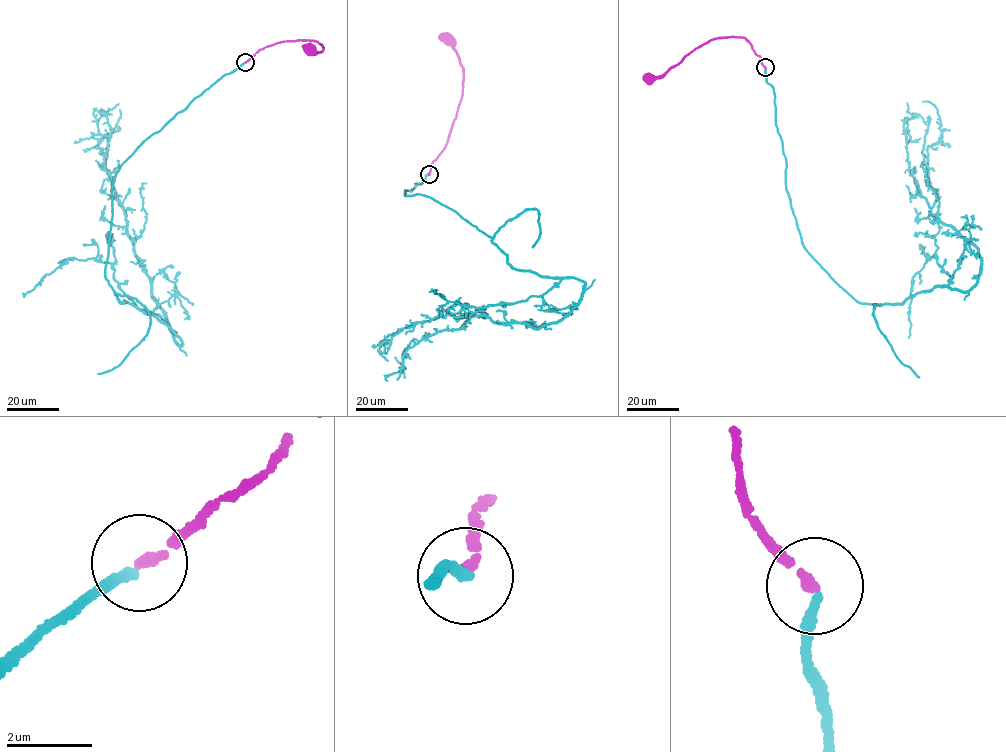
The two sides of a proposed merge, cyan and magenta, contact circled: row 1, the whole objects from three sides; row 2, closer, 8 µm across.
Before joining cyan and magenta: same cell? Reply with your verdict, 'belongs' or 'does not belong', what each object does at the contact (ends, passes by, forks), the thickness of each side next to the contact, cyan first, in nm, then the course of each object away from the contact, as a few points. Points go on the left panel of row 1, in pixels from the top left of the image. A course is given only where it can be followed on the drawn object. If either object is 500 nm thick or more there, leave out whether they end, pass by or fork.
does not belong | cyan ends | magenta ends | 220/220 nm | cyan via (245, 62), (144, 141), (112, 190), (106, 278), (180, 346), (104, 166), (111, 128), (100, 113), (118, 103) | magenta via (245, 62), (260, 49), (287, 41), (316, 40), (324, 48), (314, 53), (309, 50)

